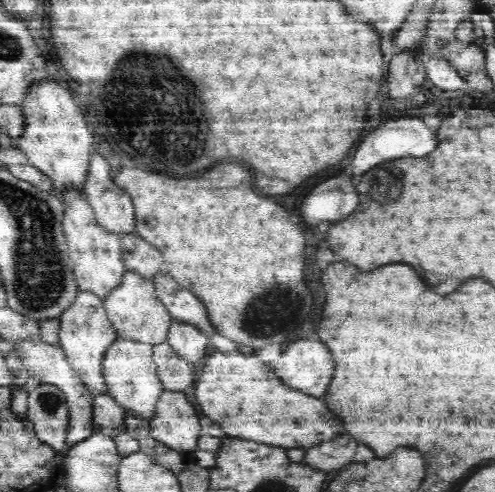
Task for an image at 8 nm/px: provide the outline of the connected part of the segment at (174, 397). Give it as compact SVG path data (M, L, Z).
M164 390L156 402L155 416L149 419L150 434L172 450L196 451L200 436L200 416L184 392Z

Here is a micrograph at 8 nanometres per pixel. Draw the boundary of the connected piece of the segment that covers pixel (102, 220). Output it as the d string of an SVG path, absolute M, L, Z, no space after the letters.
M98 153L91 157L90 170L88 172L87 181L84 182L83 196L94 209L96 222L102 230L118 235L137 234L135 207L132 203L131 196L121 189L113 181L111 173L113 168L108 165L107 159Z

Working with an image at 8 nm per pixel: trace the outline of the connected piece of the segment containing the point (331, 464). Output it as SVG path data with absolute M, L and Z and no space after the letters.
M334 436L328 442L316 444L306 449L304 461L316 470L324 473L337 472L345 465L352 463L356 452L356 442L352 442L351 436Z

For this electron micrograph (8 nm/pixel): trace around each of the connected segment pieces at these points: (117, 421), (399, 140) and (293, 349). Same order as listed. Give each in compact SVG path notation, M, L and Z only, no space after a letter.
M96 394L95 406L92 414L94 418L96 430L100 431L104 436L114 437L122 432L127 432L124 418L128 412L112 397L112 395Z
M394 118L394 120L386 122L386 124L382 124L380 128L372 130L372 134L362 140L362 144L356 148L354 158L352 158L352 168L354 168L352 174L362 176L364 172L368 172L372 166L380 164L382 160L404 158L404 156L426 156L436 148L436 144L438 144L436 134L420 118Z
M298 340L282 352L274 364L274 372L286 386L309 395L324 398L328 382L332 380L332 354L318 340Z

